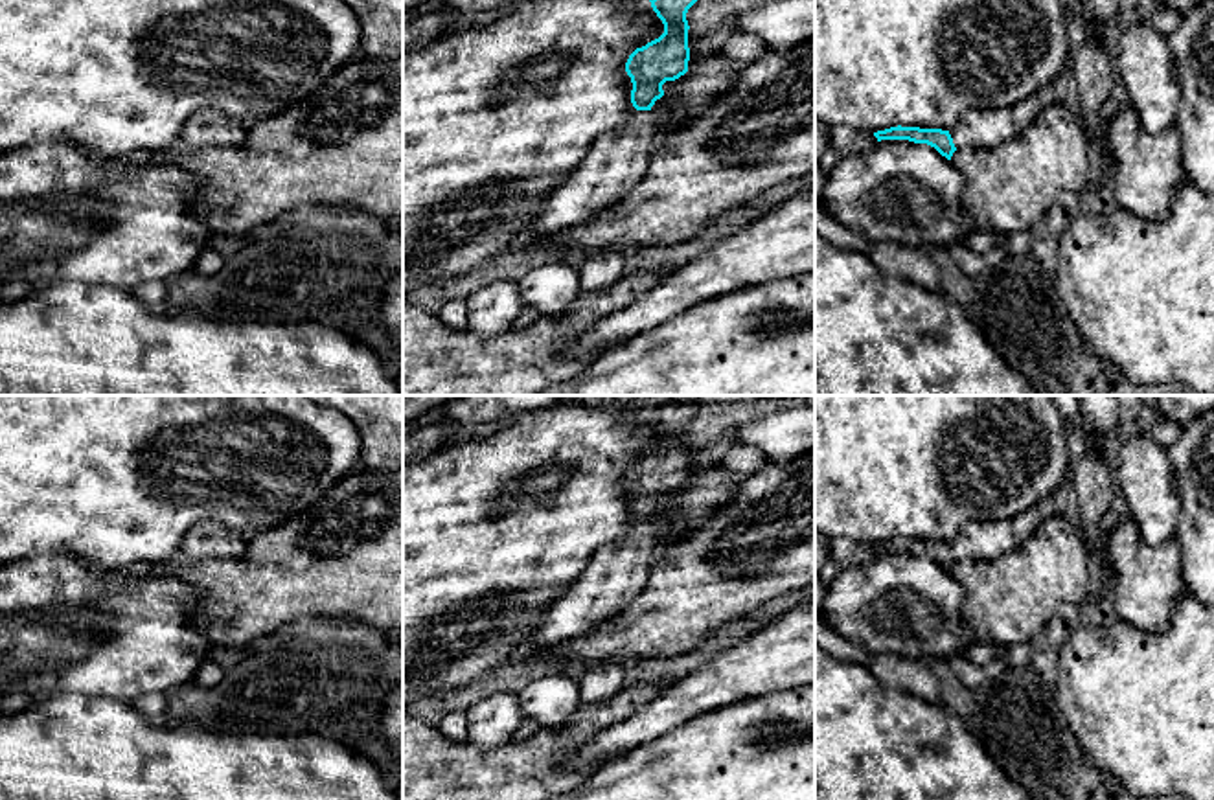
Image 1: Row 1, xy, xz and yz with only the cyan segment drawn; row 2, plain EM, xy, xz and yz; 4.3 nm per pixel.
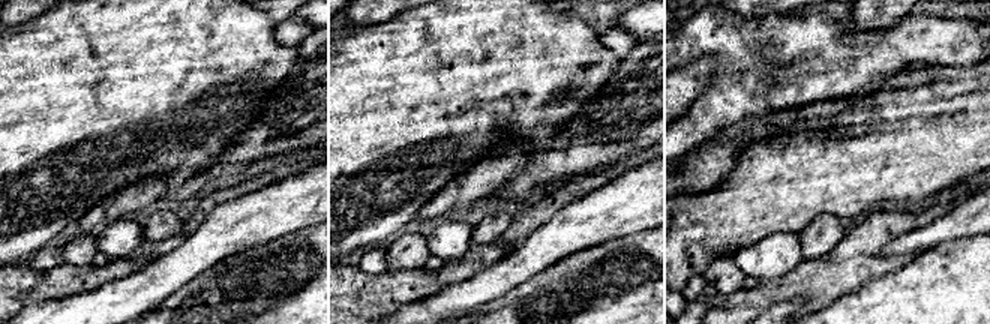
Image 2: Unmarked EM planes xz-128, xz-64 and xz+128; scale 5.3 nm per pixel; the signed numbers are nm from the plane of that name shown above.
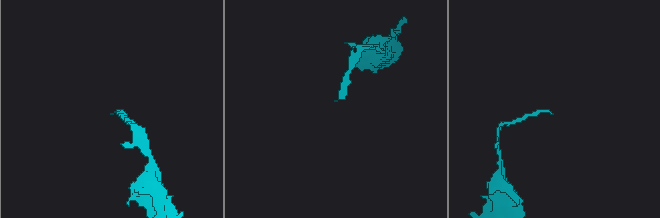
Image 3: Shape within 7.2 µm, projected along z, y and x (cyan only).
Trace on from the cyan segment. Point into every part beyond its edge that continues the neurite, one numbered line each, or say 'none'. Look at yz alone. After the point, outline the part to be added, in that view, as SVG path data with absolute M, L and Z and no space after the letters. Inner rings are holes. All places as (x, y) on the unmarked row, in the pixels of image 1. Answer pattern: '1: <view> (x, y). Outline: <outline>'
1: yz (984, 541). Outline: M1036 508L1023 511L1019 517L990 522L969 522L949 543L955 559L991 561L1017 548L1028 539L1043 520Z

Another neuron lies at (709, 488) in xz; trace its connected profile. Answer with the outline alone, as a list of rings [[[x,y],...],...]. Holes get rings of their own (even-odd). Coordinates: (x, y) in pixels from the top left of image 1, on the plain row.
[[[719,463],[690,469],[688,484],[675,493],[666,493],[664,508],[649,522],[666,531],[659,548],[706,522],[739,489],[743,478],[743,474],[725,471]]]

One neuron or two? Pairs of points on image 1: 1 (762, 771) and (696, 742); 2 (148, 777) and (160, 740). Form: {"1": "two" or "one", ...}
{"1": "one", "2": "one"}

